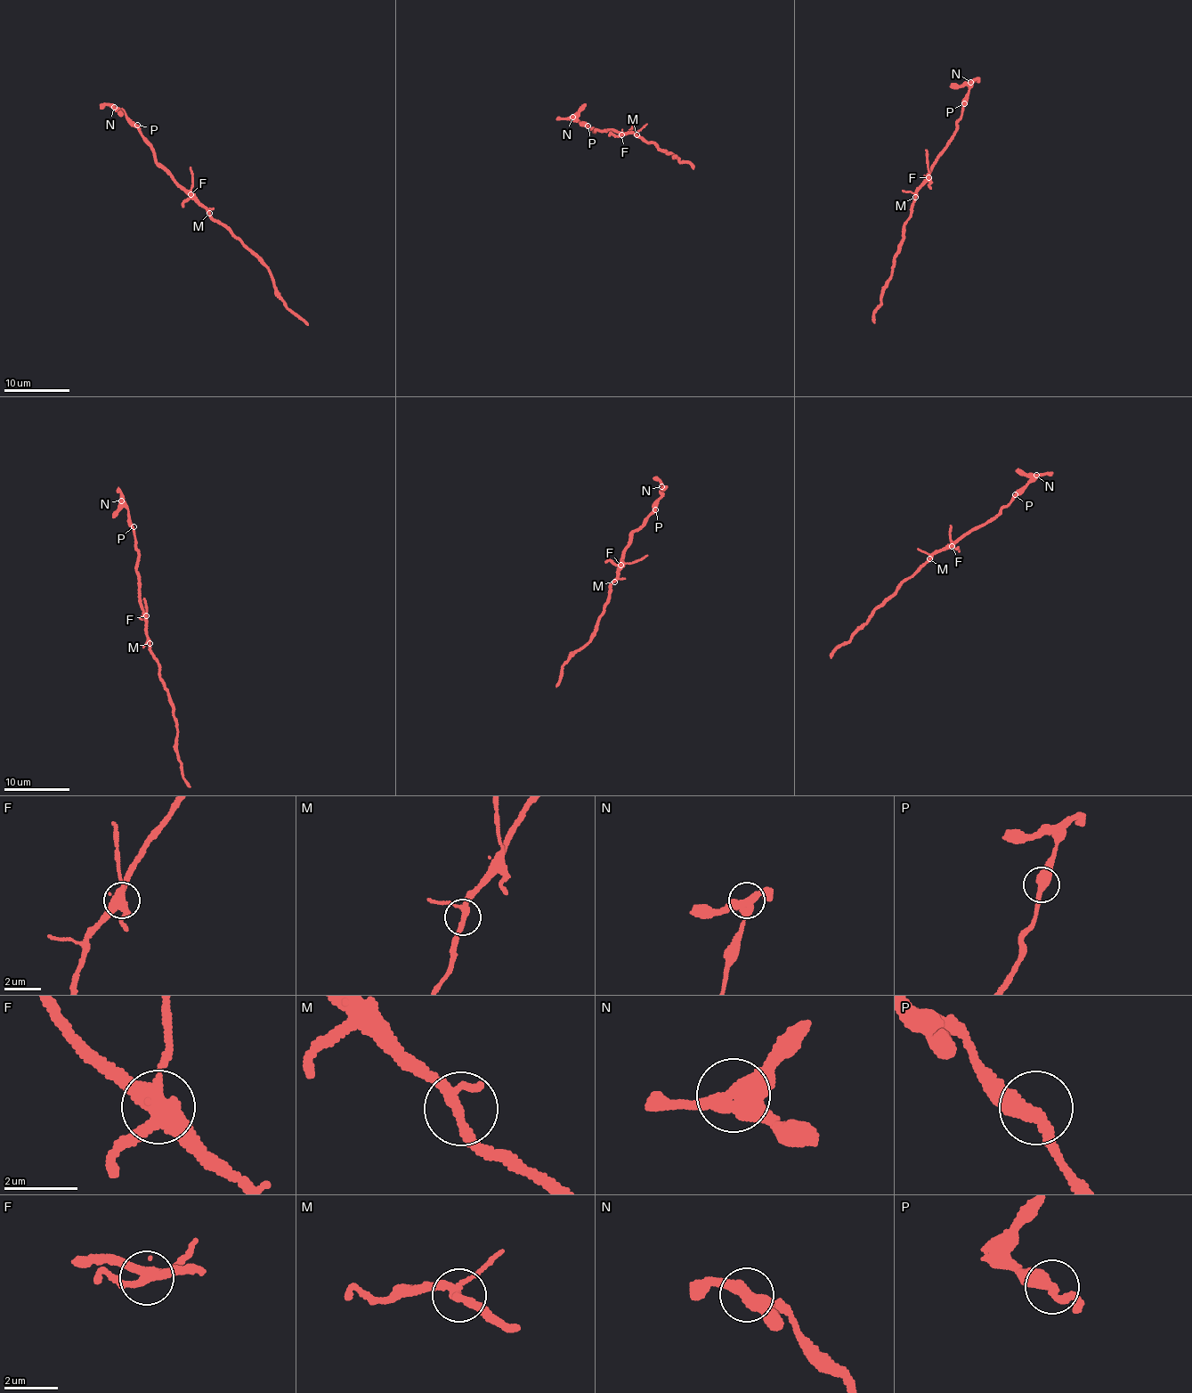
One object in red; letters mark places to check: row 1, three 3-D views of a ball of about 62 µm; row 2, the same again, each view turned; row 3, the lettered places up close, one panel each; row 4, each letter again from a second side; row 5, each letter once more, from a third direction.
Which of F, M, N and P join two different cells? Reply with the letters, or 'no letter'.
F, N

